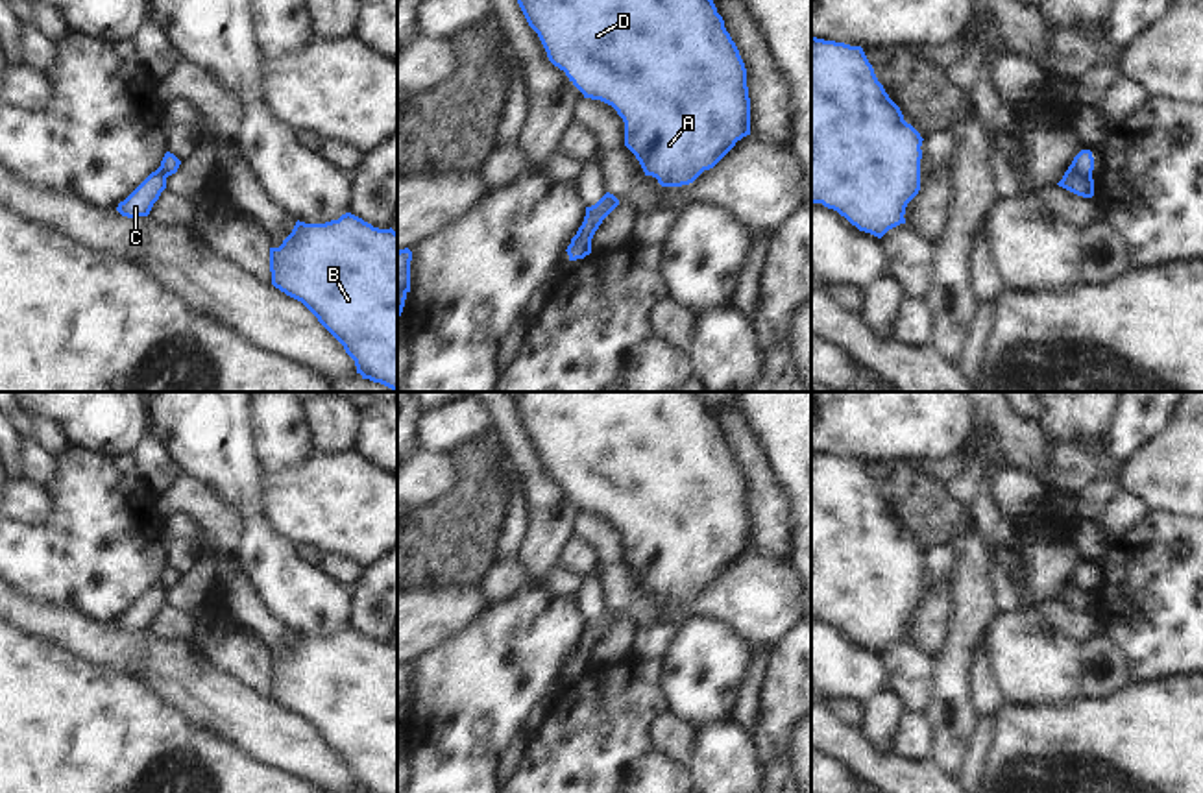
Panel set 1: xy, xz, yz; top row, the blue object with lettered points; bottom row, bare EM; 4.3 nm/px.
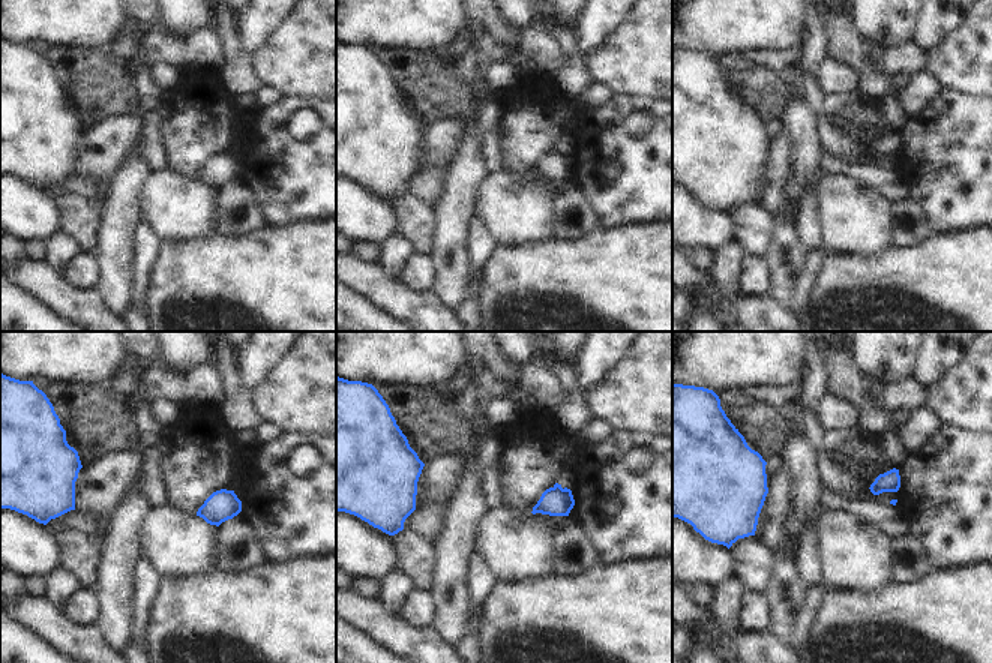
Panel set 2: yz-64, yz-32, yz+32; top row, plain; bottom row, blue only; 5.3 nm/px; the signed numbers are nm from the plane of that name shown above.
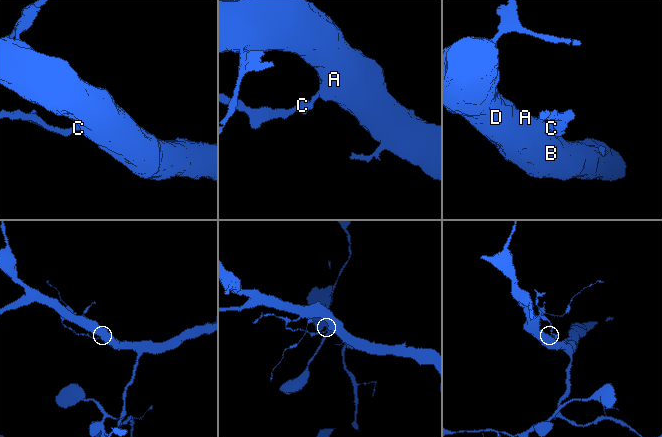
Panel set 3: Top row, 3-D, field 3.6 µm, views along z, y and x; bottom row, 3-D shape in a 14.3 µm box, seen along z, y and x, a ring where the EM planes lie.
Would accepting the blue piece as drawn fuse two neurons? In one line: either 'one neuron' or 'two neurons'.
two neurons

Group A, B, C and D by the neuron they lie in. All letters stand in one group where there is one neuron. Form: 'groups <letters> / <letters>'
groups A B D / C

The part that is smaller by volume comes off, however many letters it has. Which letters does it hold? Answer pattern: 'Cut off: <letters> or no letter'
Cut off: C.

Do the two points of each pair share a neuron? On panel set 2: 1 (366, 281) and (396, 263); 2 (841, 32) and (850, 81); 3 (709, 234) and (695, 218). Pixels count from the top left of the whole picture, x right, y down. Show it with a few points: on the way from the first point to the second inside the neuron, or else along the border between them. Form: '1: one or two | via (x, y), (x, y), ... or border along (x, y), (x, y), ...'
1: two | border along (380, 261), (399, 278)
2: two | border along (829, 56), (847, 62), (856, 69), (859, 89)
3: one | via (704, 230), (697, 222)

